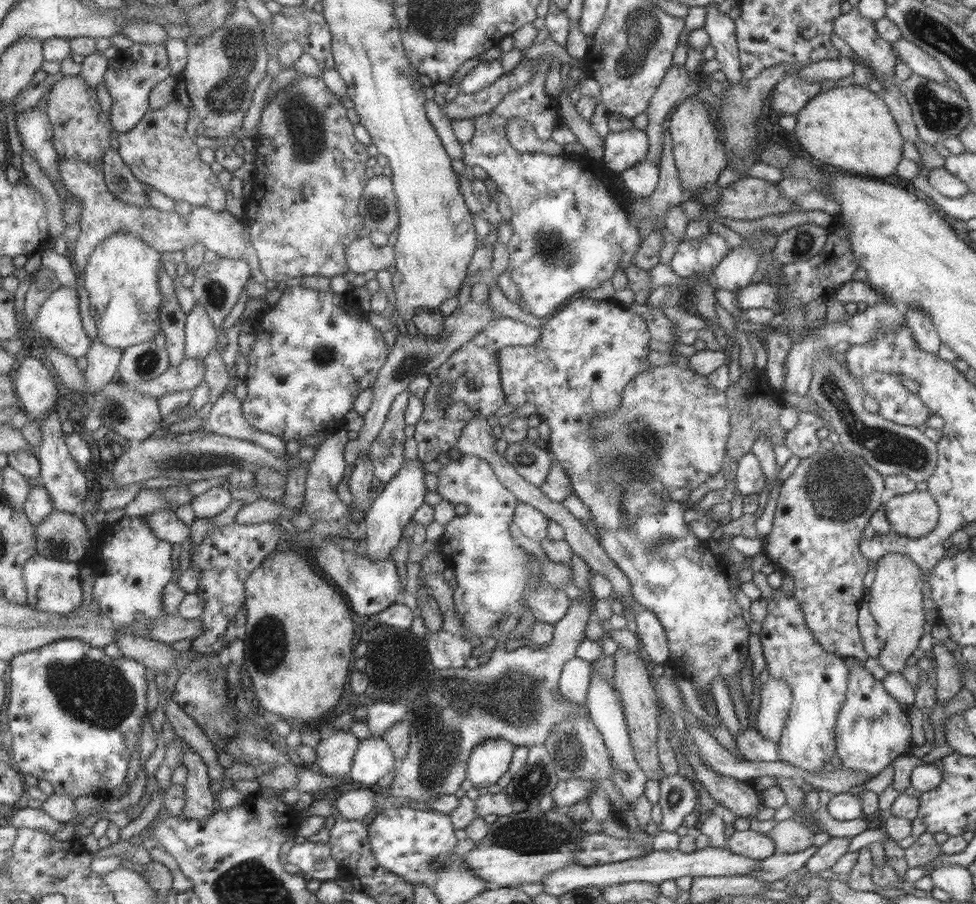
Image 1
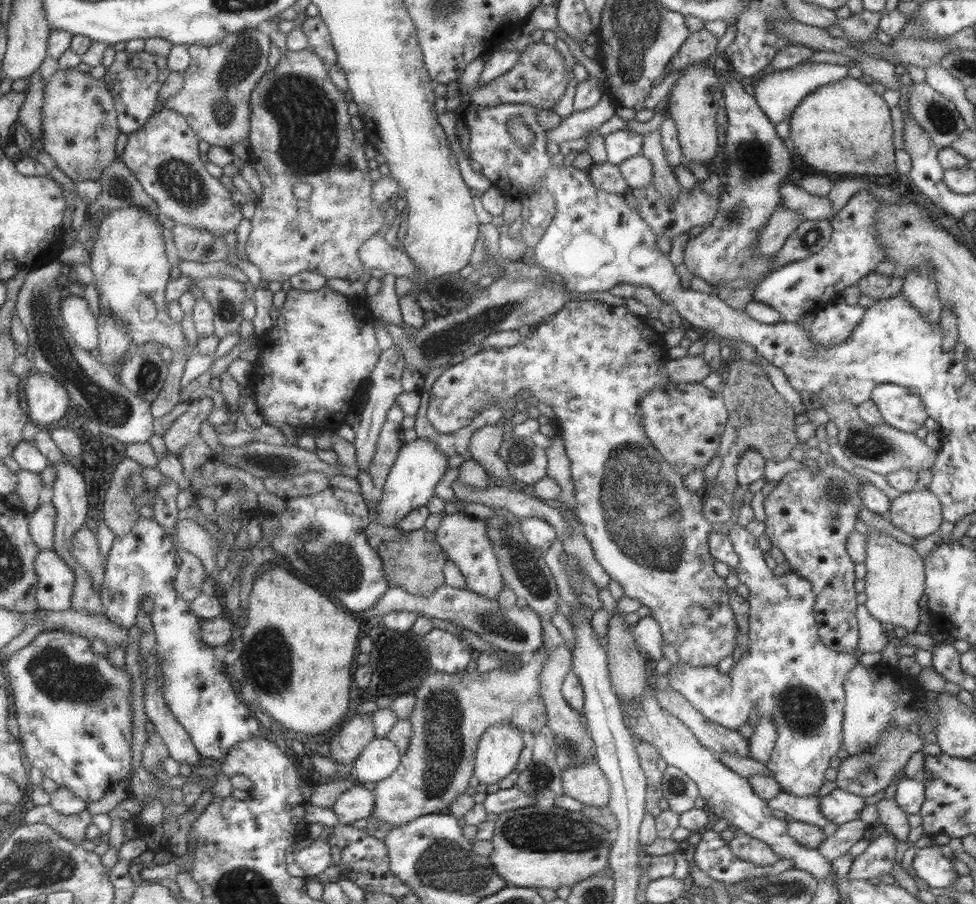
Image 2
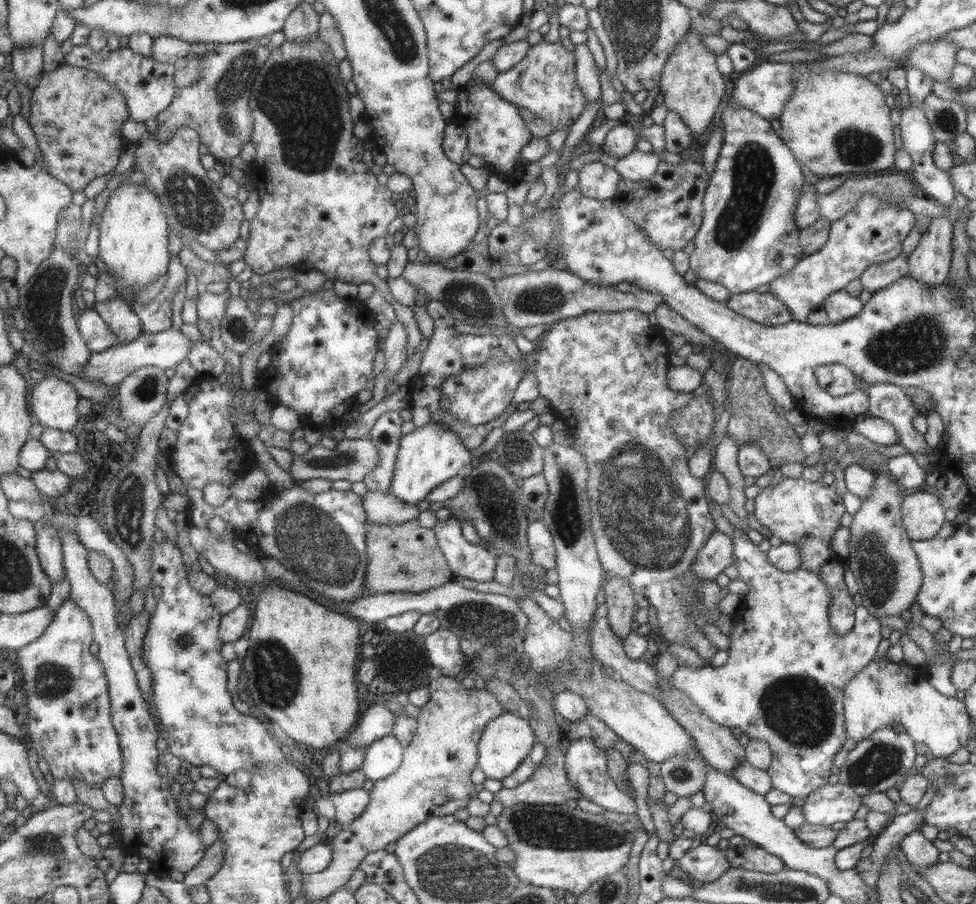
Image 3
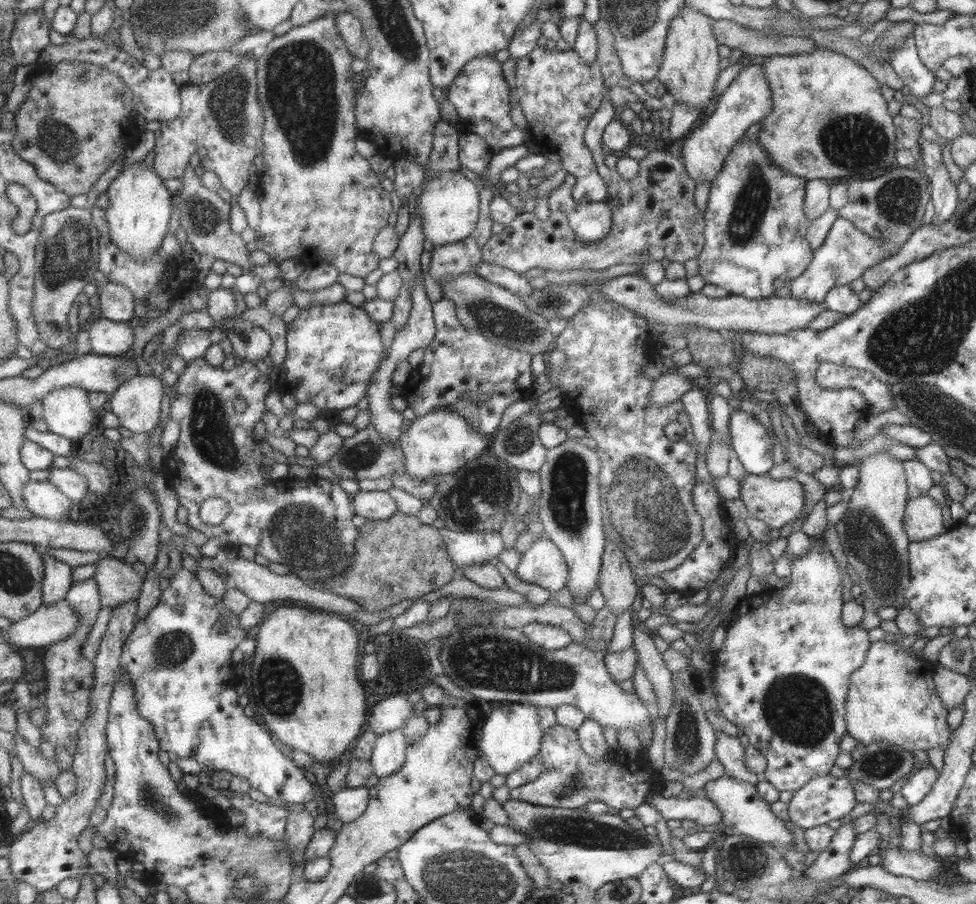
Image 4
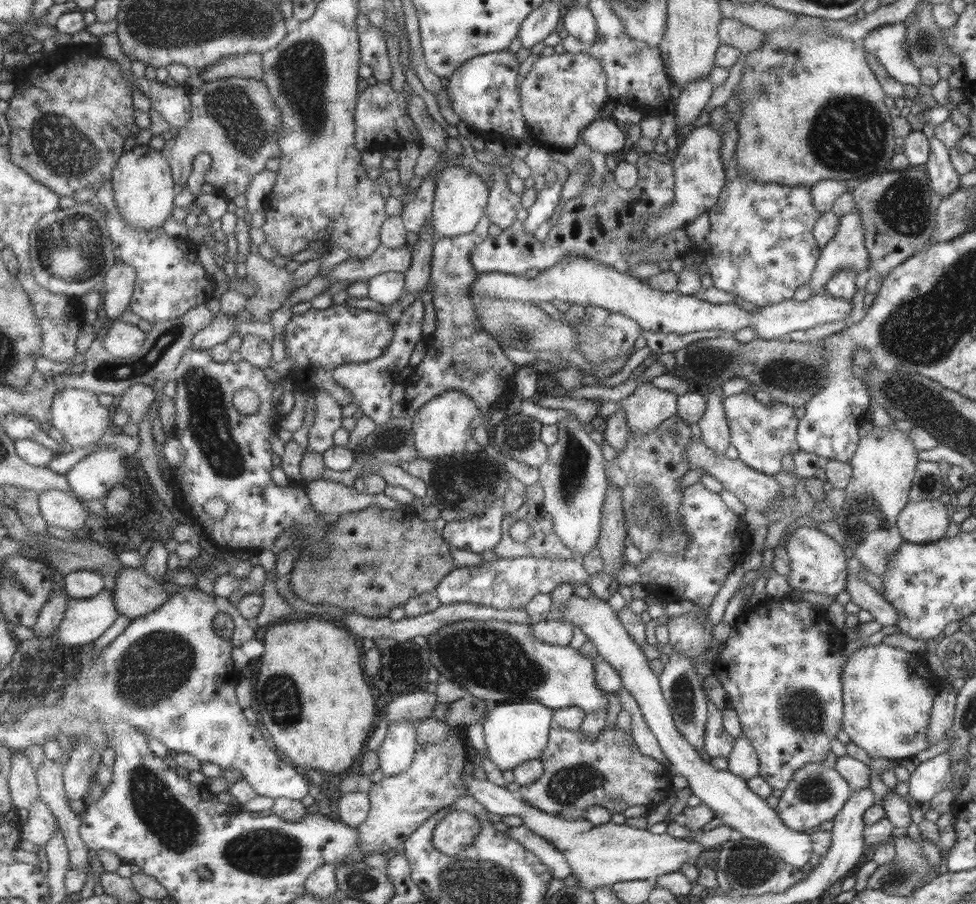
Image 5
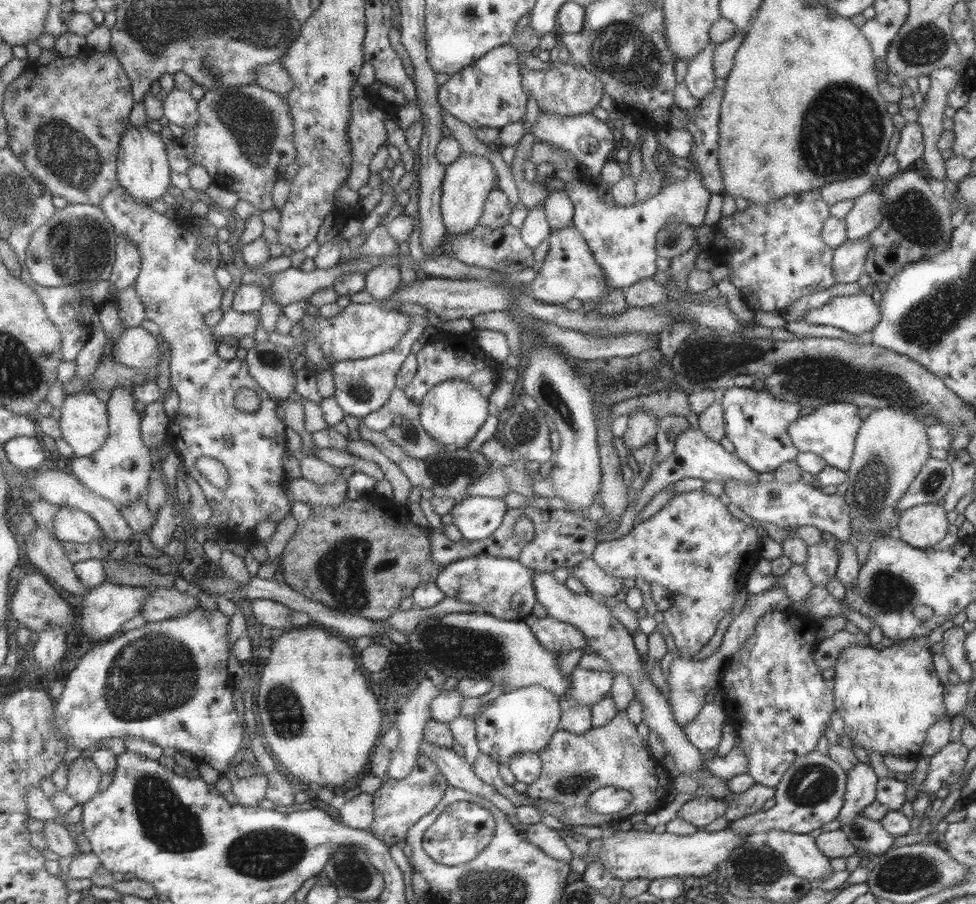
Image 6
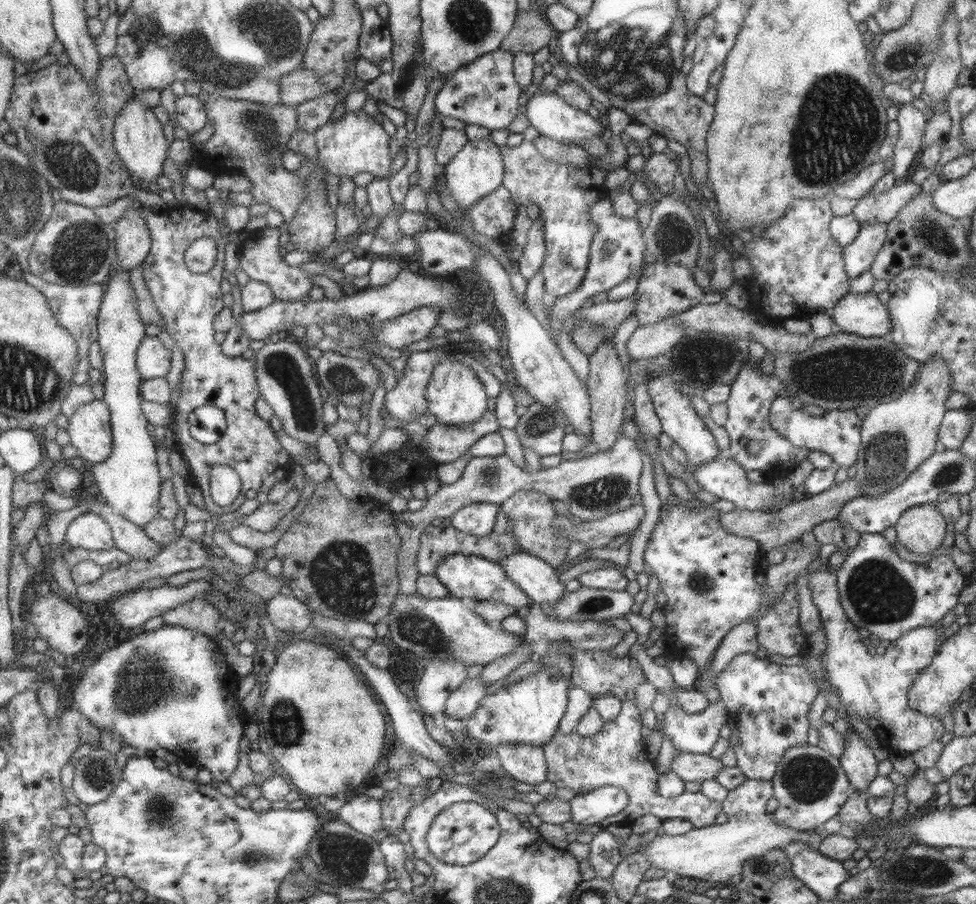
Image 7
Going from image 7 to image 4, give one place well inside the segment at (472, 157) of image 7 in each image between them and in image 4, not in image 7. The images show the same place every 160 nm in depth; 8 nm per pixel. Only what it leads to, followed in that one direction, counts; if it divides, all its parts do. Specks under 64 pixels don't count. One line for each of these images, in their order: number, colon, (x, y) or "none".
4: (448, 204)
5: (460, 196)
6: (466, 182)

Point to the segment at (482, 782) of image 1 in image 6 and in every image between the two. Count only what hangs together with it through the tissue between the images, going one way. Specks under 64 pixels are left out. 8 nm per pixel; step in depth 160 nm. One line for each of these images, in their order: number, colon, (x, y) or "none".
2: (498, 749)
3: (506, 739)
4: (510, 735)
5: (515, 731)
6: (522, 720)

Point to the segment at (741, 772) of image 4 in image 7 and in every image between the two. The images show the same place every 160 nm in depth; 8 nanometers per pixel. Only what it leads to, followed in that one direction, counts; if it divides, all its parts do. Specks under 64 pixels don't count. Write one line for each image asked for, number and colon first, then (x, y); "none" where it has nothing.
5: (717, 743)
6: (704, 733)
7: (696, 733)

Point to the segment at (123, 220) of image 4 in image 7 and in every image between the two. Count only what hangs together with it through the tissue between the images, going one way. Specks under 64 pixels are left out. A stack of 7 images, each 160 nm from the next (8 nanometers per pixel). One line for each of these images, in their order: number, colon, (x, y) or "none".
5: (144, 185)
6: (144, 169)
7: (139, 139)

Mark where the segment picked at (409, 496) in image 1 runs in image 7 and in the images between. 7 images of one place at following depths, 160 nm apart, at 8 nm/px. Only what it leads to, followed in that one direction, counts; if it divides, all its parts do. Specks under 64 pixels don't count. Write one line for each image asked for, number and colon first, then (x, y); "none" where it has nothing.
2: (419, 465)
3: (430, 454)
4: (439, 442)
5: (450, 423)
6: (452, 411)
7: (453, 394)

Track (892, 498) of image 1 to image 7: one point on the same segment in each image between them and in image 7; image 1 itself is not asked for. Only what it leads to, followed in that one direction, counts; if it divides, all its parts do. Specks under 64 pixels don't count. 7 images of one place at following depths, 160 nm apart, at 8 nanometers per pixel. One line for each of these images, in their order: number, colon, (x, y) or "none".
2: (917, 513)
3: (922, 514)
4: (923, 519)
5: (918, 523)
6: (922, 526)
7: (920, 529)

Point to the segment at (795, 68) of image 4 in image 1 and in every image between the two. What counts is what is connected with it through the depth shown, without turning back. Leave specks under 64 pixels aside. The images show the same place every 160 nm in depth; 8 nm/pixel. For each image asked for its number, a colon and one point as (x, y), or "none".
1: (850, 128)
2: (844, 126)
3: (836, 123)

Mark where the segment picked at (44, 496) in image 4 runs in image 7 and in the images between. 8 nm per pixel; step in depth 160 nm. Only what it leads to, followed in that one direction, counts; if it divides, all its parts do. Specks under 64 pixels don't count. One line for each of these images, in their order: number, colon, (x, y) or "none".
5: (61, 509)
6: (72, 525)
7: (91, 531)

